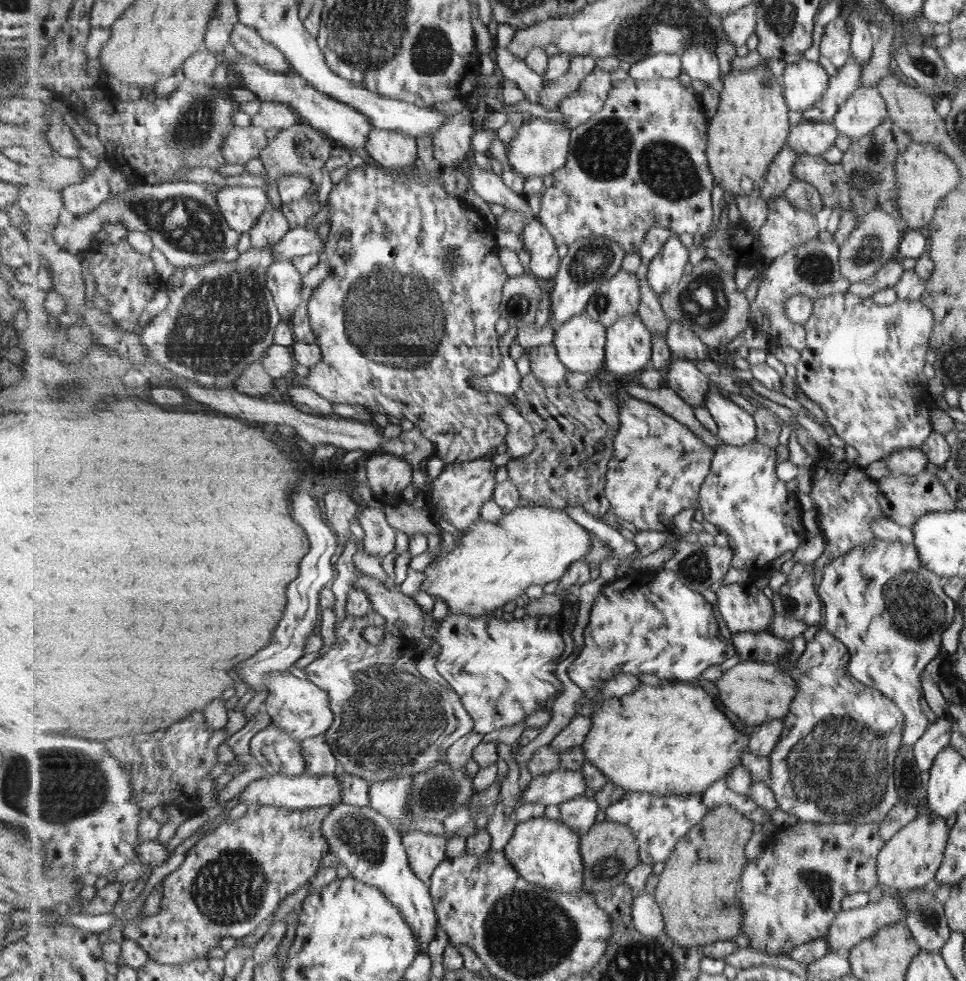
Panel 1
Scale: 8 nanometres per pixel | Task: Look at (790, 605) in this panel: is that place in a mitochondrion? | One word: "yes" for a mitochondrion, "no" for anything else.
no

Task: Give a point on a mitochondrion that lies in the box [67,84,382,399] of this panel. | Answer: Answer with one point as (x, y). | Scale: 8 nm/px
(221, 320)

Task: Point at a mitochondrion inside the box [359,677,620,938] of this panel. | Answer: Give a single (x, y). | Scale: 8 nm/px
(436, 791)

